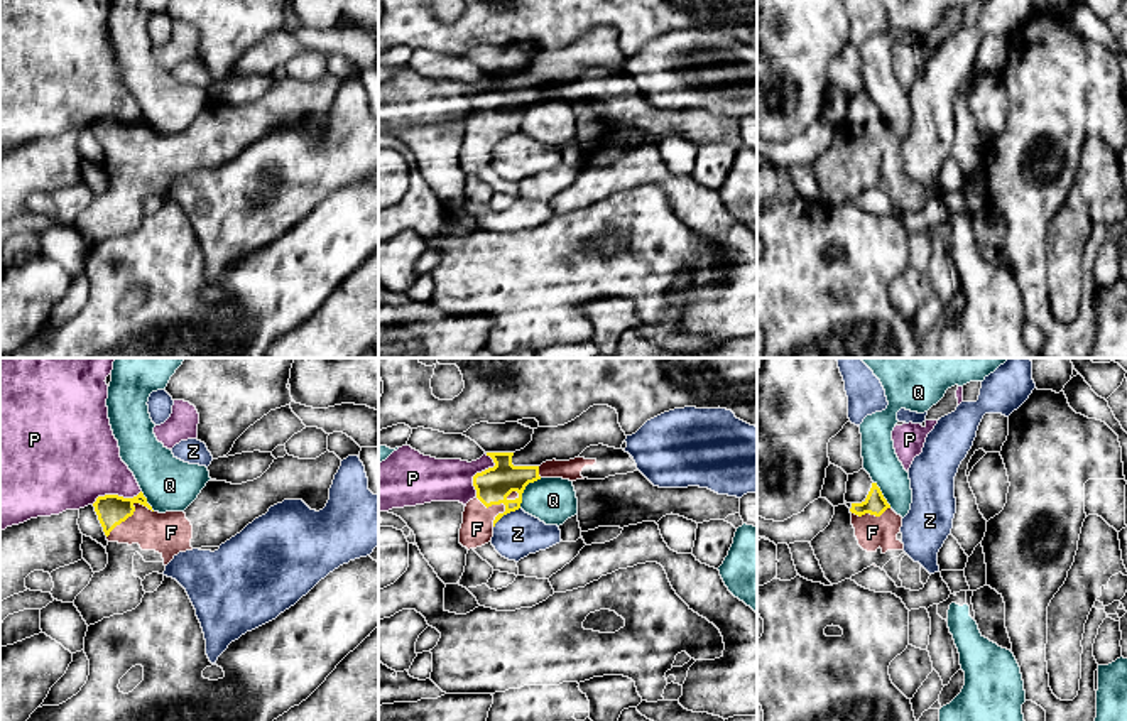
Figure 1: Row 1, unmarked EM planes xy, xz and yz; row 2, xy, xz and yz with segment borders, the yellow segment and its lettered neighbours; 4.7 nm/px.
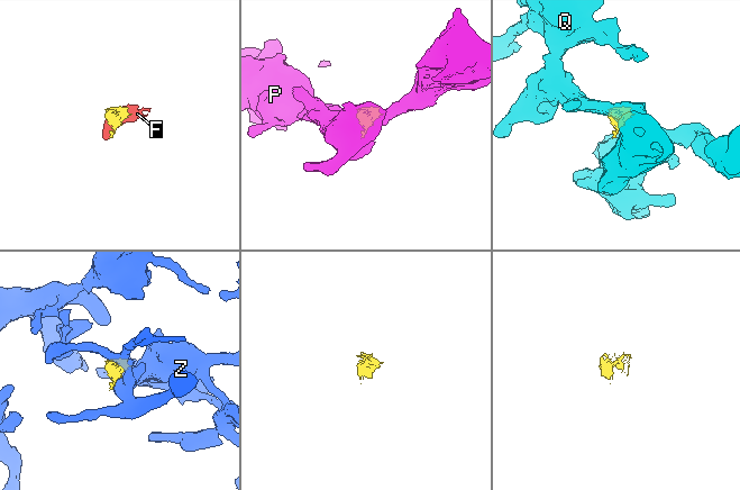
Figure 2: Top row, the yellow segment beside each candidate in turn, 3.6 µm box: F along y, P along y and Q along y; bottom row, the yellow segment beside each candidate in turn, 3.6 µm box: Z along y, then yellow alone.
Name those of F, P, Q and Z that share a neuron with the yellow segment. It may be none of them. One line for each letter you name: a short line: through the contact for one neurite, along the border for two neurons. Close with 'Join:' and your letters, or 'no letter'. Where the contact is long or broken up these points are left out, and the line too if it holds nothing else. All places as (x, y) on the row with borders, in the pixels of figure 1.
Join: F

